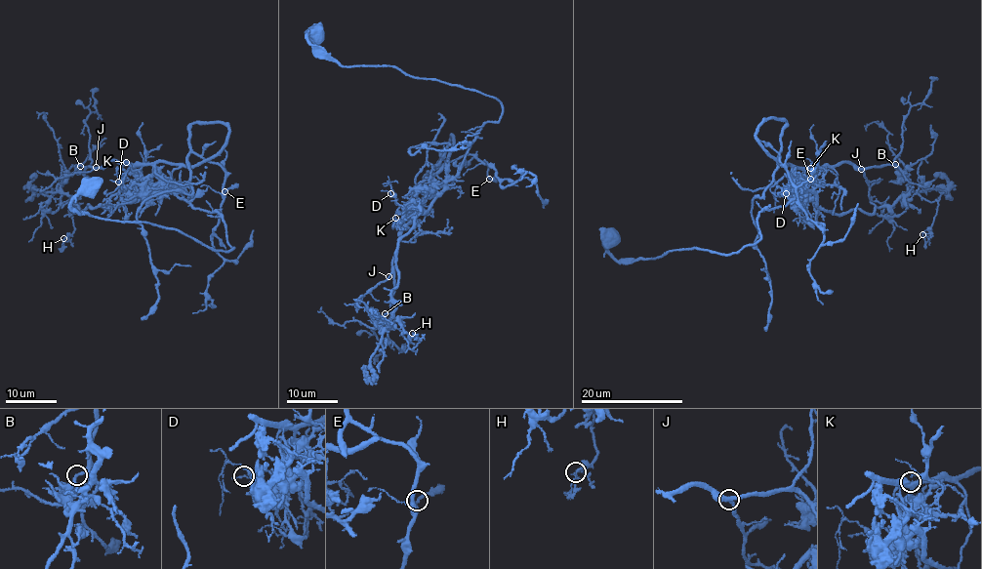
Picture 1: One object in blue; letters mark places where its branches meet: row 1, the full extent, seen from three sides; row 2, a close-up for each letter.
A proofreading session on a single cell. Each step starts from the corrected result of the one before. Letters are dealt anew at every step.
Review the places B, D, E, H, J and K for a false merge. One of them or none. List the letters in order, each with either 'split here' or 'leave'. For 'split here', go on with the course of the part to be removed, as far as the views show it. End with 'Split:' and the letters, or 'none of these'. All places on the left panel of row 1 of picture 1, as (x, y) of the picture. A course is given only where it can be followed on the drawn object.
B: leave
D: leave
E: leave
H: leave
J: leave
K: split here; course (125, 162), (189, 167), (193, 153), (222, 168), (211, 235), (224, 263), (206, 294), (215, 306), (202, 304)
Split: K

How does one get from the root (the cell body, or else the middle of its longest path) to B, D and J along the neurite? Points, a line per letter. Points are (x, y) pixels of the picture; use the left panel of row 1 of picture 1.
B: (91, 184), (71, 208), (179, 229), (216, 250), (233, 248), (221, 214), (161, 192), (125, 164), (80, 166)
D: (91, 184), (71, 208), (233, 248), (221, 214), (118, 182)
J: (91, 184), (71, 208), (179, 229), (216, 250), (233, 248), (221, 214), (161, 192), (125, 164), (96, 167)

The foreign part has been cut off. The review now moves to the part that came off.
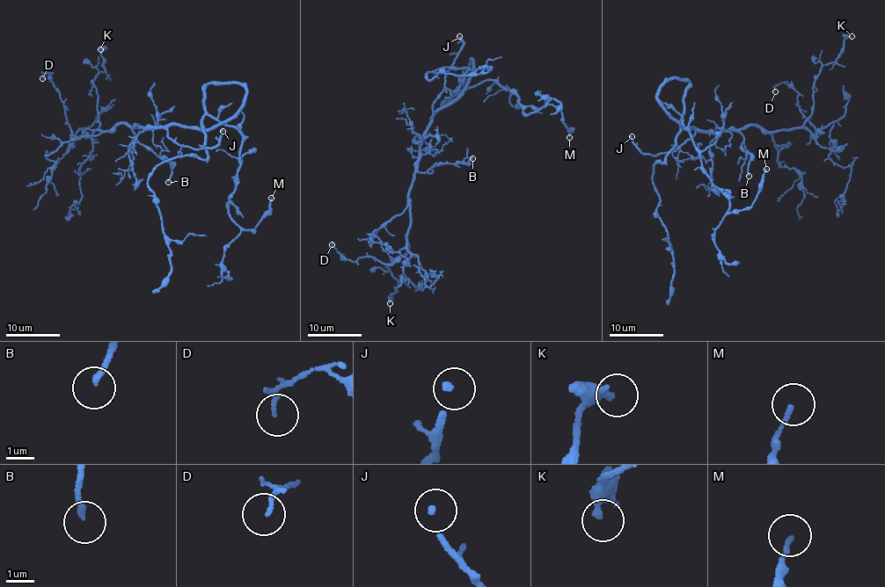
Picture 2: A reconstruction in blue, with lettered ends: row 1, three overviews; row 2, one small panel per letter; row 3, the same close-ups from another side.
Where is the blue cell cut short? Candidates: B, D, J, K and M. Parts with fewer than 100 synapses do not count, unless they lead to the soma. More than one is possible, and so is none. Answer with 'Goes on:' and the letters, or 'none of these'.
Goes on: J

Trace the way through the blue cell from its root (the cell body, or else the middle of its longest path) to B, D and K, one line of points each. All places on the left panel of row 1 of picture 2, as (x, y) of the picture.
B: (183, 125), (137, 127), (133, 130), (136, 140), (170, 163), (168, 182)
D: (183, 125), (141, 129), (123, 123), (107, 132), (87, 129), (76, 136), (48, 72), (42, 78)
K: (183, 125), (141, 129), (123, 123), (107, 132), (98, 130), (97, 90), (93, 81), (105, 70), (100, 49)

